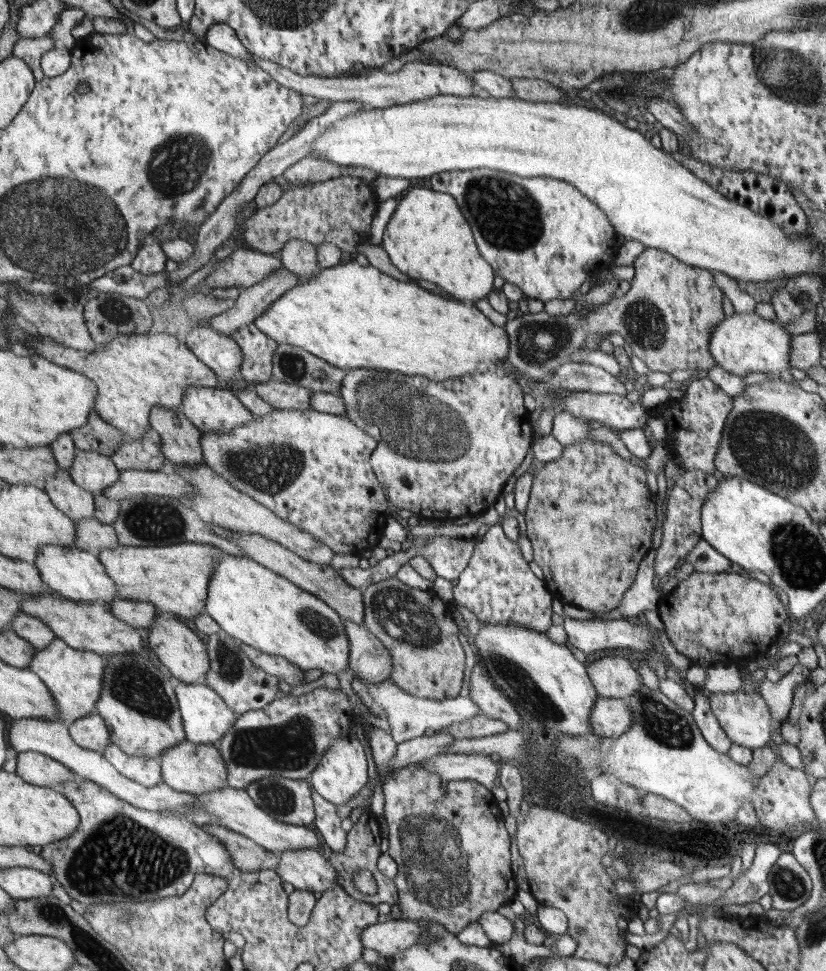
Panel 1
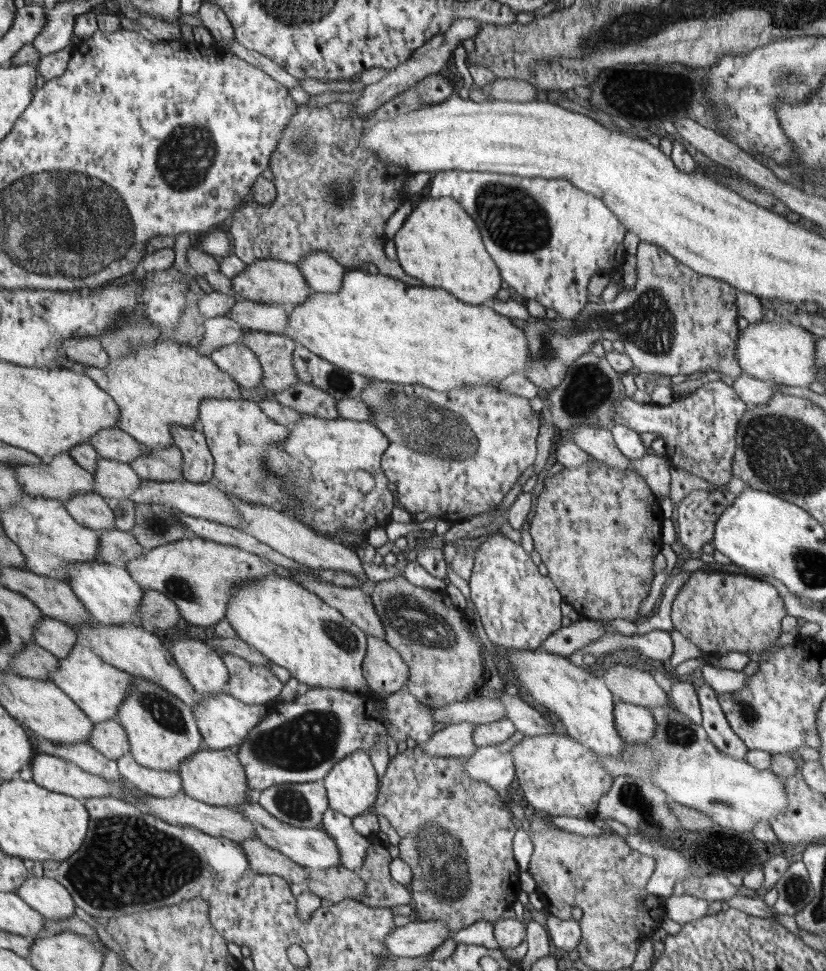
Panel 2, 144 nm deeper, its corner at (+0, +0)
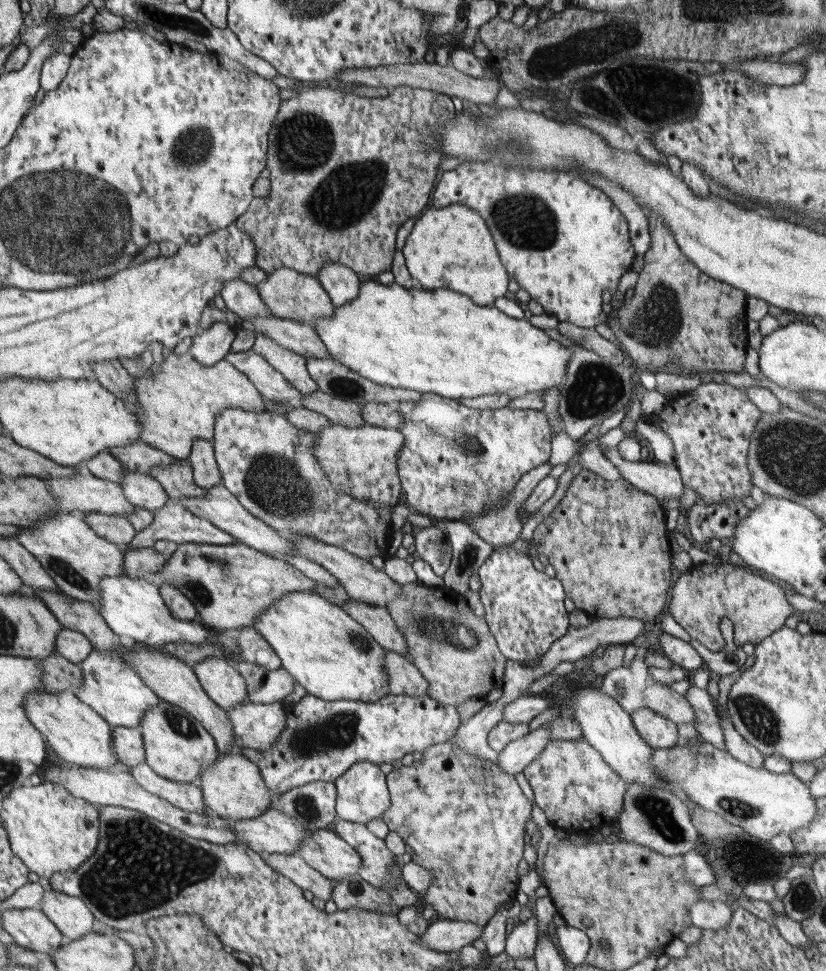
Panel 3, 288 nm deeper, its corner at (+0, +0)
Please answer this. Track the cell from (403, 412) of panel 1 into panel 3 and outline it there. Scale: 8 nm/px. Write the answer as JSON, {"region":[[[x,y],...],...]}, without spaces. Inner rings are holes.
{"region":[[[423,392],[419,402],[401,402],[395,408],[403,416],[403,424],[397,430],[405,436],[405,446],[397,456],[399,480],[403,484],[401,502],[413,512],[437,522],[463,522],[467,516],[493,510],[493,506],[509,496],[523,474],[545,464],[551,454],[553,432],[543,410],[509,410],[507,406],[479,410],[463,406],[461,400],[431,396],[431,392]]]}

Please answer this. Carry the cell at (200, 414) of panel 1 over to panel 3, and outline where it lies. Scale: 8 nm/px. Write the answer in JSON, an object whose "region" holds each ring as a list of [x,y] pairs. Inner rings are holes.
{"region":[[[225,408],[215,422],[213,456],[221,474],[221,486],[257,520],[273,528],[281,538],[301,536],[343,548],[369,562],[373,556],[391,556],[389,538],[391,508],[375,508],[335,492],[315,460],[315,434],[295,428],[285,416],[273,412],[247,412]]]}

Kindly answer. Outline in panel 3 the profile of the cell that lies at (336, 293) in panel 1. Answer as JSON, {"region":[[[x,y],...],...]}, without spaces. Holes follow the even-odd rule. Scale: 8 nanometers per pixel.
{"region":[[[361,278],[359,296],[345,306],[335,306],[335,314],[329,318],[317,318],[311,322],[323,346],[327,346],[331,360],[351,368],[359,378],[367,378],[381,386],[409,388],[417,392],[431,392],[431,396],[443,396],[447,400],[463,400],[487,394],[507,394],[511,400],[521,398],[527,392],[543,396],[549,388],[563,386],[567,364],[575,350],[551,340],[543,330],[529,324],[529,320],[517,320],[493,306],[479,306],[469,296],[453,290],[413,290],[399,284],[383,286],[371,278]]]}

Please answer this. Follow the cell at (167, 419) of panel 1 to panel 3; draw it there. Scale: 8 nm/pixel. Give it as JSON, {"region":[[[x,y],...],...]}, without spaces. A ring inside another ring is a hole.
{"region":[[[195,440],[193,442],[193,450],[187,458],[187,462],[191,464],[193,470],[193,484],[197,488],[209,490],[215,486],[221,486],[221,474],[219,468],[215,464],[215,456],[213,456],[213,442],[209,440]]]}

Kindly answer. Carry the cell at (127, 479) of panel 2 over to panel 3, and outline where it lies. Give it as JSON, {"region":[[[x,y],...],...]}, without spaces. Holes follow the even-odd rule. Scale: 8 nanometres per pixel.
{"region":[[[123,470],[123,478],[119,480],[119,486],[121,486],[123,498],[135,508],[155,512],[165,508],[171,502],[163,492],[163,488],[157,484],[157,480],[145,474],[137,474],[137,472],[131,474]]]}

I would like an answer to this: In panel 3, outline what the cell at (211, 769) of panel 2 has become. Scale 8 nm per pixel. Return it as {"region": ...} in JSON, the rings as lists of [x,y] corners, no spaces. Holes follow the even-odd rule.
{"region":[[[219,752],[219,758],[211,766],[203,768],[199,788],[203,790],[205,808],[209,810],[211,816],[217,816],[217,818],[231,818],[231,820],[257,818],[271,808],[271,800],[273,800],[273,792],[265,784],[265,778],[259,766],[249,762],[243,754],[237,754],[237,752],[231,752],[231,754]]]}

